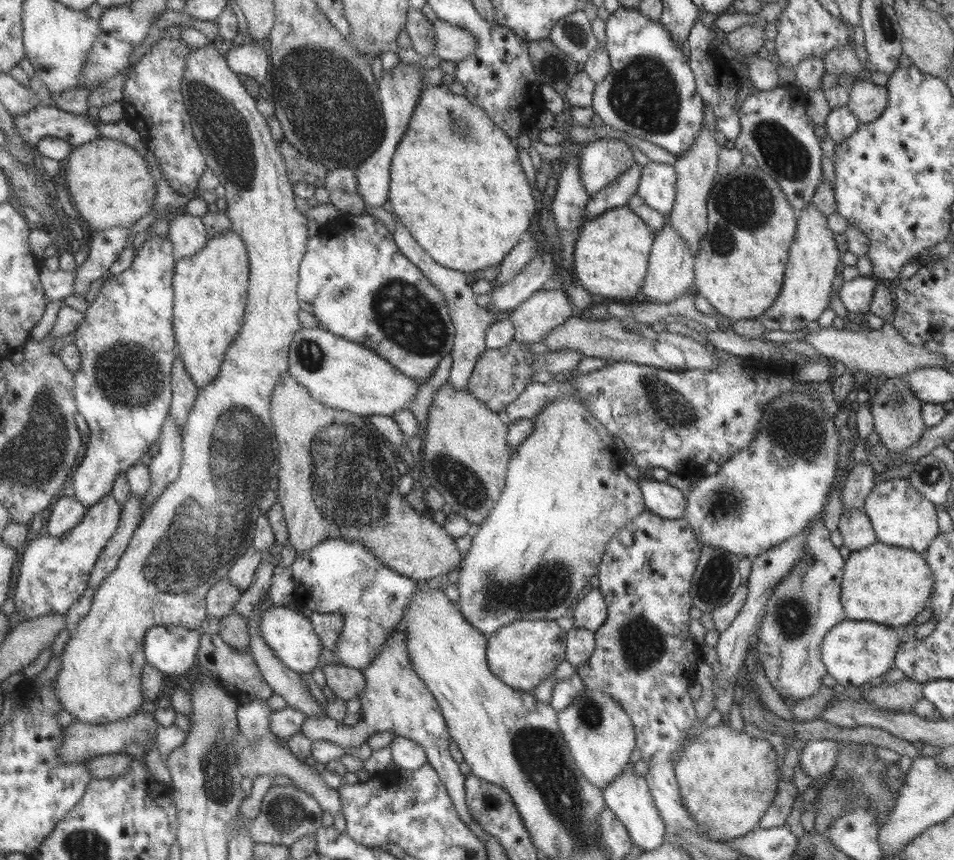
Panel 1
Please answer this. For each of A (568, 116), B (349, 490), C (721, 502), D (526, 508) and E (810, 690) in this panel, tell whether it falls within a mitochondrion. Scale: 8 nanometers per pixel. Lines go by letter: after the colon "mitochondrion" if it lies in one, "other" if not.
A: other
B: mitochondrion
C: mitochondrion
D: other
E: other

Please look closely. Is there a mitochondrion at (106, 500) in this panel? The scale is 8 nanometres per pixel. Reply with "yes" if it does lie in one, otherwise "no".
no

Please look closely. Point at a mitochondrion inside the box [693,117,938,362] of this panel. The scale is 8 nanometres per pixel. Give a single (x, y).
(749, 197)

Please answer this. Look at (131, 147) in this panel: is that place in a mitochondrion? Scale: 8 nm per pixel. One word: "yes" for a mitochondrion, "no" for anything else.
no

